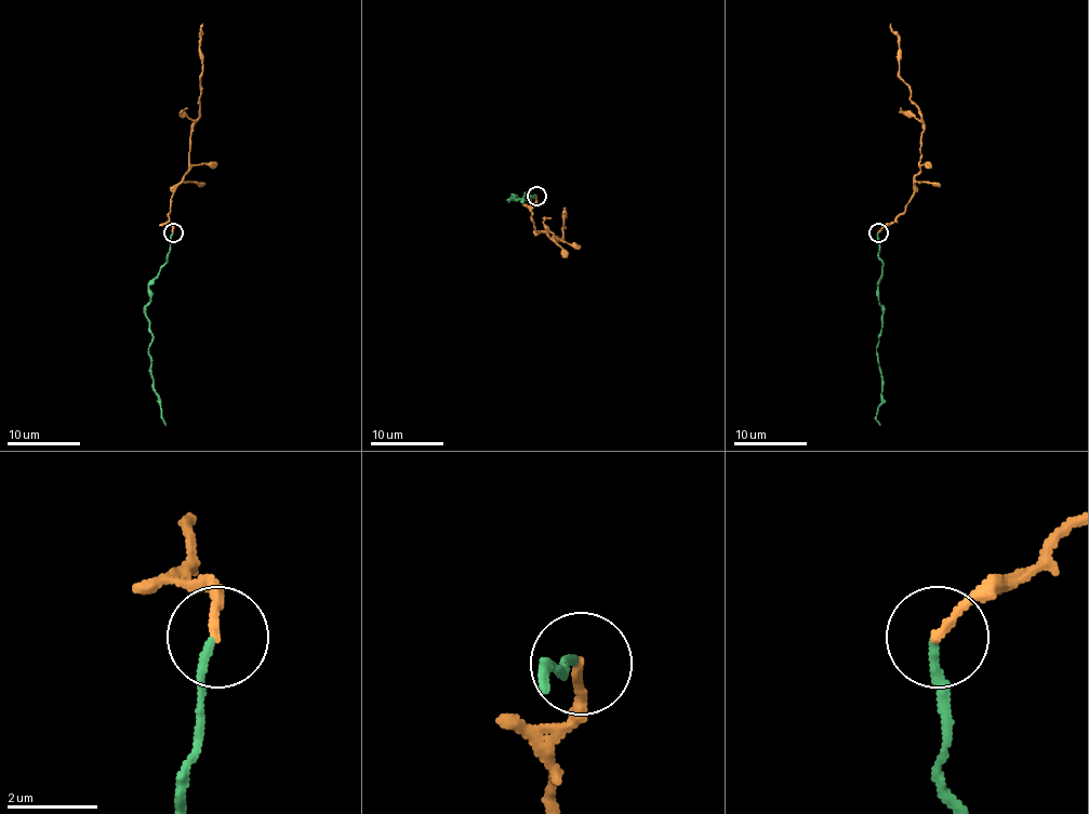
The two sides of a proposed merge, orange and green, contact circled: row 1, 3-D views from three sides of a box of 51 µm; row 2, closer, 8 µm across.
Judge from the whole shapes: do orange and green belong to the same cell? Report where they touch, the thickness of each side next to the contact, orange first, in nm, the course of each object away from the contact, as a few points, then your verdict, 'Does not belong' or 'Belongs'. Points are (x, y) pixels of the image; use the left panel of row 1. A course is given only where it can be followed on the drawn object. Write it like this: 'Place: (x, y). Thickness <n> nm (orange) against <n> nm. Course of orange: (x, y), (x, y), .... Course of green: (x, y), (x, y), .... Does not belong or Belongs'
Place: (173, 232). Thickness 180 nm (orange) against 190 nm. Course of orange: (173, 232), (168, 212), (173, 188), (188, 170), (191, 124), (199, 117), (202, 23). Course of green: (171, 232), (168, 259), (149, 285), (149, 304), (146, 307), (151, 333), (153, 390), (165, 425). Belongs

